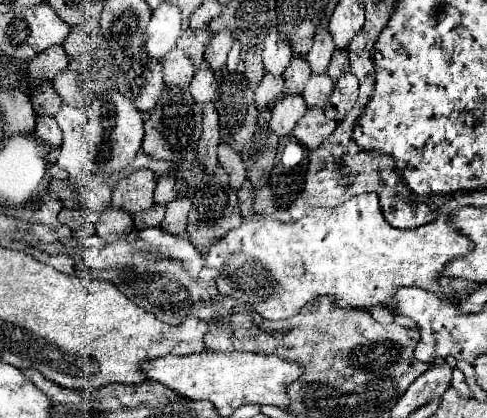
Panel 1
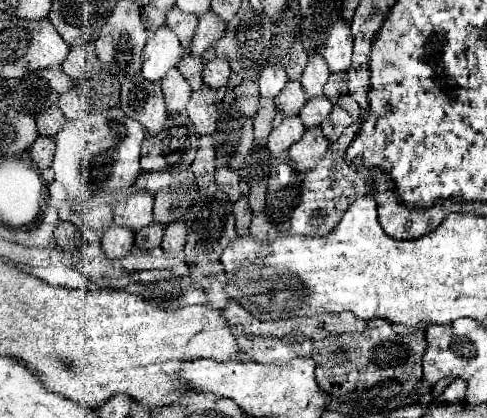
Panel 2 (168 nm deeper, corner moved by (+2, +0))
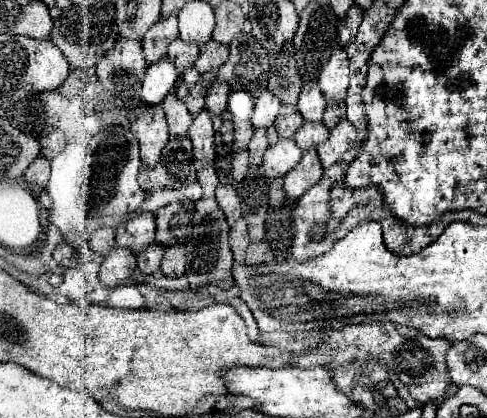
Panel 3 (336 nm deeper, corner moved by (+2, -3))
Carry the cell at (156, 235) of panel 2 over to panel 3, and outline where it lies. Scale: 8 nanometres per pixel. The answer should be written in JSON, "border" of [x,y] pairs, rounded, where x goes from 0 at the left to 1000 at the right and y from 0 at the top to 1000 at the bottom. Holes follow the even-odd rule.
{"border":[[[310,584],[298,598],[281,608],[281,636],[290,656],[318,656],[331,636],[331,612],[335,612],[335,589]]]}

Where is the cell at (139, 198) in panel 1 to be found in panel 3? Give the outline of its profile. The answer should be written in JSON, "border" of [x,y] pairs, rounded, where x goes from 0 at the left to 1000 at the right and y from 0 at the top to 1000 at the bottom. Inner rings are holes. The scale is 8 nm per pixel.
{"border":[[[281,507],[261,531],[240,541],[240,584],[273,598],[277,608],[318,579],[318,517],[310,507]]]}

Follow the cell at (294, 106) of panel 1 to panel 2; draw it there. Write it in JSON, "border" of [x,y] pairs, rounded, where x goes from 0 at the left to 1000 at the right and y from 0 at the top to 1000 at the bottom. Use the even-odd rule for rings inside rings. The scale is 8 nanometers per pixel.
{"border":[[[598,280],[598,285],[581,285],[552,323],[552,337],[548,337],[548,356],[556,371],[573,376],[581,366],[593,361],[593,352],[602,342],[610,342],[626,318],[626,304],[618,294],[614,280]]]}

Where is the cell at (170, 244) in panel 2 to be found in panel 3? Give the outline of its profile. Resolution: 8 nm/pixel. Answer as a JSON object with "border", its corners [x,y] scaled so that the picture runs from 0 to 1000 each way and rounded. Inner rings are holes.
{"border":[[[355,584],[339,593],[331,651],[339,660],[372,660],[380,651],[380,589],[376,584]]]}

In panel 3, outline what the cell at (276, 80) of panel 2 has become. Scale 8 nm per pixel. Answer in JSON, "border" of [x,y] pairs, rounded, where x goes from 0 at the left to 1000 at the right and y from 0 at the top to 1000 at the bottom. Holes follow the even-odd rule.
{"border":[[[536,215],[528,244],[524,244],[524,268],[515,278],[515,292],[524,306],[552,306],[561,287],[569,282],[577,258],[577,239],[556,220],[556,215]]]}

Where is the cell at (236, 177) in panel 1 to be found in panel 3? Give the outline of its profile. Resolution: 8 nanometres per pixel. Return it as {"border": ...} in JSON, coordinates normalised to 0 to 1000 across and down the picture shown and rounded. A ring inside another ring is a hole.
{"border":[[[450,445],[446,450],[446,483],[462,507],[470,536],[478,536],[495,517],[495,478],[478,445]]]}

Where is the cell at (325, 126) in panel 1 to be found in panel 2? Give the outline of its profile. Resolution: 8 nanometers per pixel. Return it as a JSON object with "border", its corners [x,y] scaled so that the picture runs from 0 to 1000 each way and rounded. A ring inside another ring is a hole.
{"border":[[[643,304],[626,313],[622,333],[593,356],[593,385],[602,390],[606,409],[630,414],[671,366],[671,352],[676,352],[676,337],[663,328],[659,309]]]}

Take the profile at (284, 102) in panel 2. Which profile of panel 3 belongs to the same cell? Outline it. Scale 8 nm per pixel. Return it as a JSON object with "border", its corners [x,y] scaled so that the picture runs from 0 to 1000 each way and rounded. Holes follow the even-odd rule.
{"border":[[[585,249],[577,273],[565,282],[565,306],[573,330],[602,330],[618,297],[622,297],[622,278],[610,268],[606,249]]]}

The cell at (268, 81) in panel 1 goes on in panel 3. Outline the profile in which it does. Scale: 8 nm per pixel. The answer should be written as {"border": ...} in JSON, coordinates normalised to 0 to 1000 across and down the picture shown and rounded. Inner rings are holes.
{"border":[[[524,311],[515,340],[511,340],[511,368],[515,368],[515,383],[520,392],[536,392],[536,378],[540,378],[540,364],[548,359],[548,311]]]}

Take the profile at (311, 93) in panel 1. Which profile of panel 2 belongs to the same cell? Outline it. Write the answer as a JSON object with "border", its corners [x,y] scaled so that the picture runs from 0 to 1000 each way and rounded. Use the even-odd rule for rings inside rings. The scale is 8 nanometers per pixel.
{"border":[[[647,232],[639,242],[626,246],[626,256],[618,261],[618,289],[626,299],[626,309],[639,304],[655,304],[663,294],[663,285],[680,270],[680,242],[671,232]]]}

